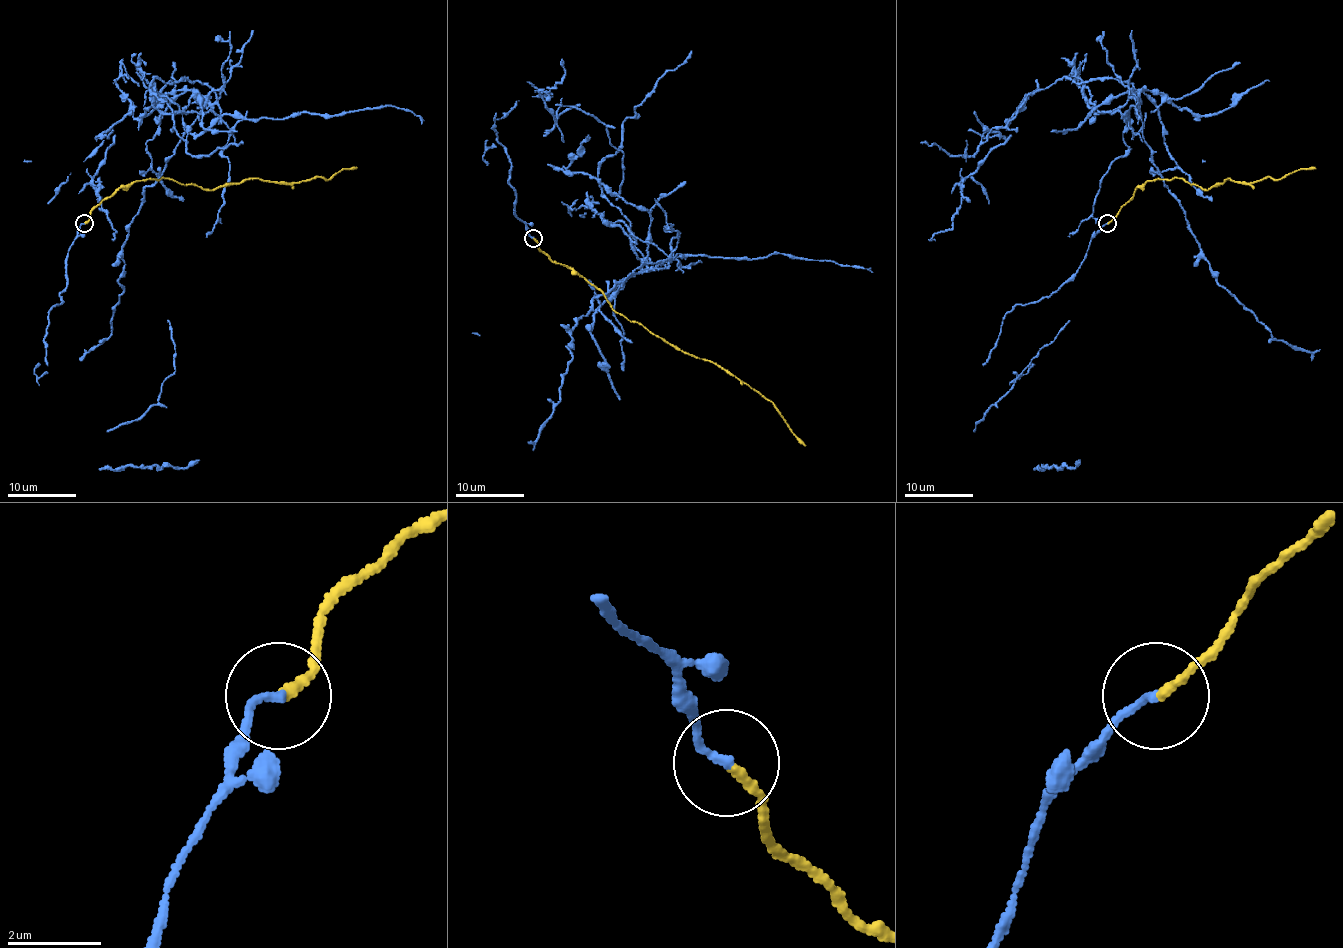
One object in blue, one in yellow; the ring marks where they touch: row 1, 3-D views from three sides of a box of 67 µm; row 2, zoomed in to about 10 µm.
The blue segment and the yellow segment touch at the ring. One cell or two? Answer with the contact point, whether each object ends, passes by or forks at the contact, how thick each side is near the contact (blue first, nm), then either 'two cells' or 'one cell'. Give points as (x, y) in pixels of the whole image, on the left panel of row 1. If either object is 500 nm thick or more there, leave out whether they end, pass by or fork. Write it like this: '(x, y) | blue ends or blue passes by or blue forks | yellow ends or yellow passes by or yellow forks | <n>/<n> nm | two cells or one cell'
(84, 223) | blue ends | yellow ends | 170/180 nm | two cells

